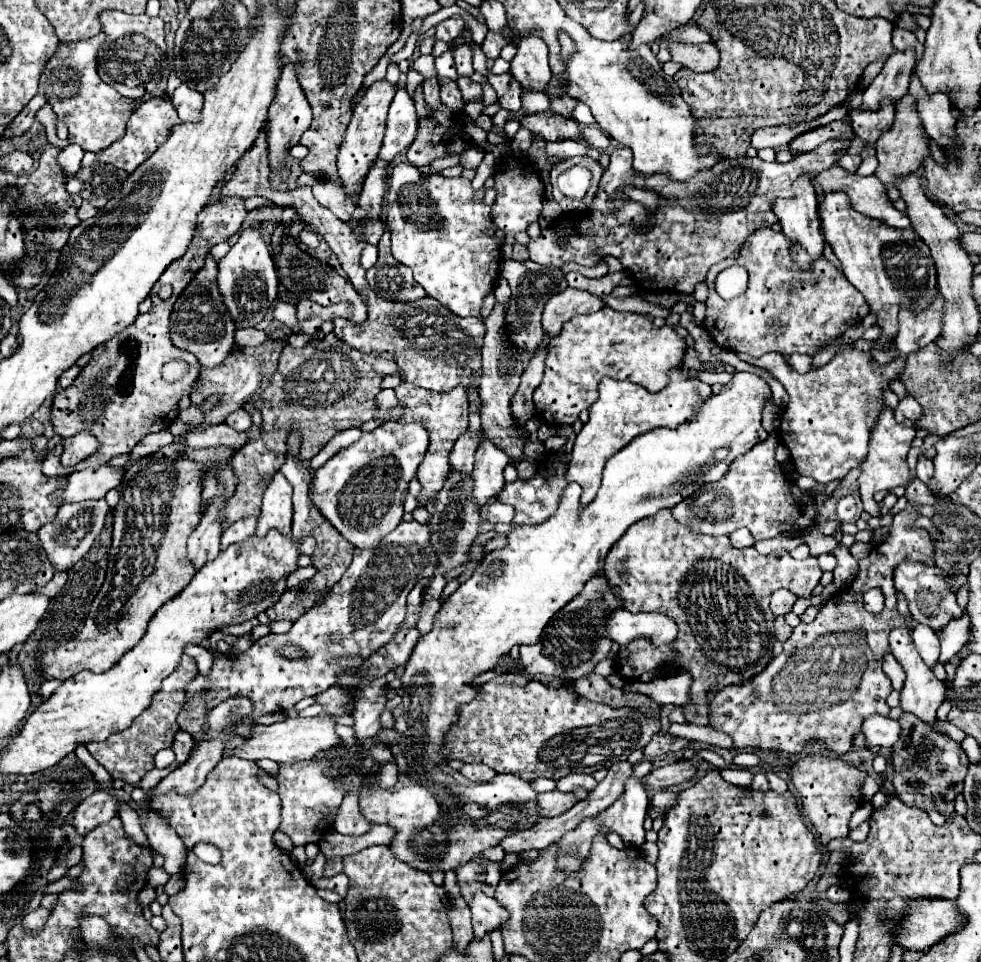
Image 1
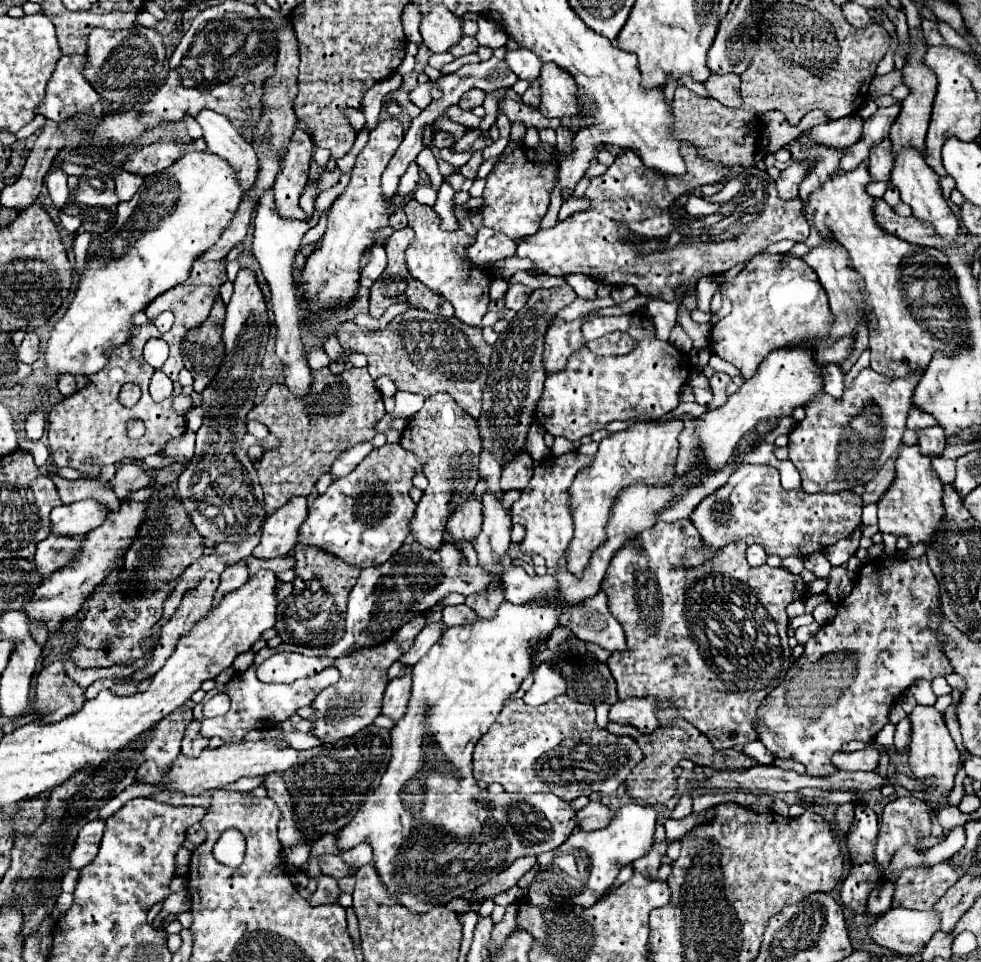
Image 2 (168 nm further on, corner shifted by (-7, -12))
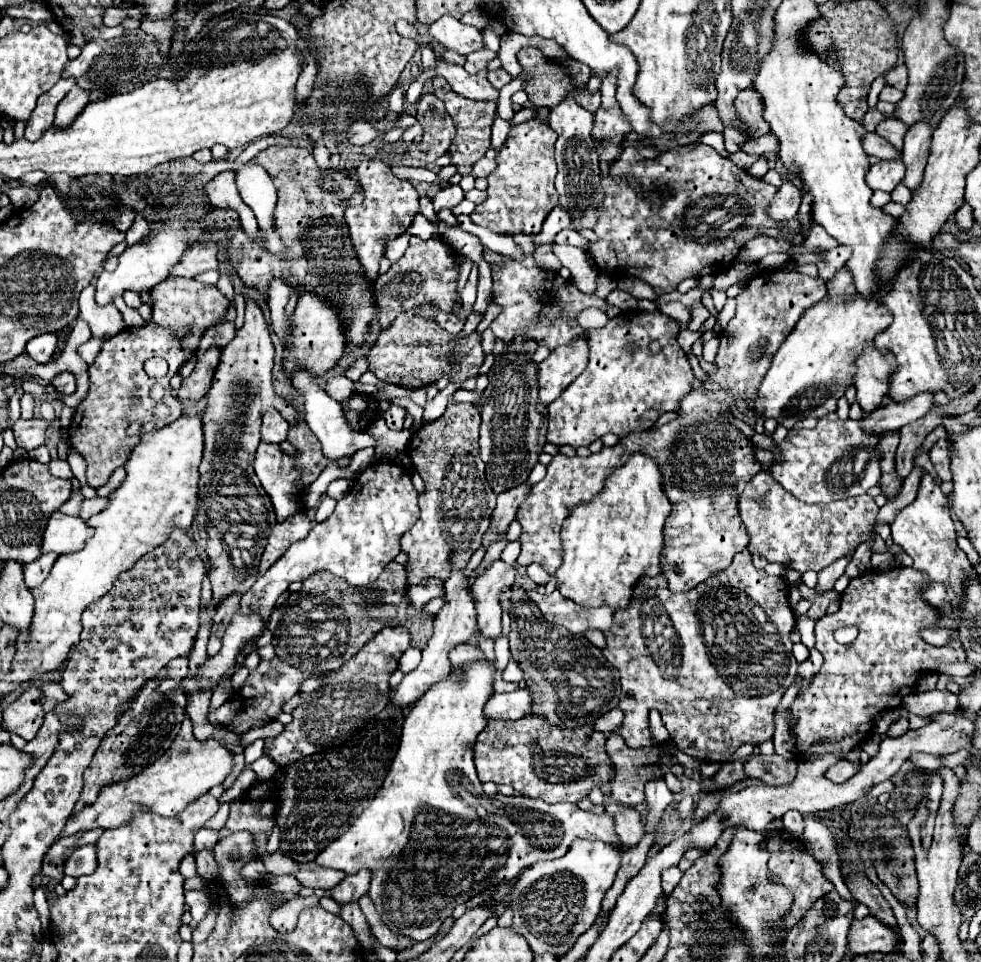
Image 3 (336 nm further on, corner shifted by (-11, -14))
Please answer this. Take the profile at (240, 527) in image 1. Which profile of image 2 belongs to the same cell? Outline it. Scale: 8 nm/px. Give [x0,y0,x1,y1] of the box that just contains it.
[213,559,249,603]

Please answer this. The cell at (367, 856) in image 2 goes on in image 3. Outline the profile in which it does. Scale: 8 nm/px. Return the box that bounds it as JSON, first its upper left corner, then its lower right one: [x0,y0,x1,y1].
[331,869,371,905]

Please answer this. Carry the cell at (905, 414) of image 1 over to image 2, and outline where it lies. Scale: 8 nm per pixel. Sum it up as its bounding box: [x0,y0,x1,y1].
[917,425,945,457]

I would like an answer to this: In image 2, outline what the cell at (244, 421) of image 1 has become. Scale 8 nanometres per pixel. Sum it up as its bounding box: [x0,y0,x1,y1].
[247,421,269,441]

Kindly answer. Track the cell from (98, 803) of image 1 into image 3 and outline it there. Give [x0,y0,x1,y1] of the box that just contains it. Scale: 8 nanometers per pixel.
[65,845,97,877]

